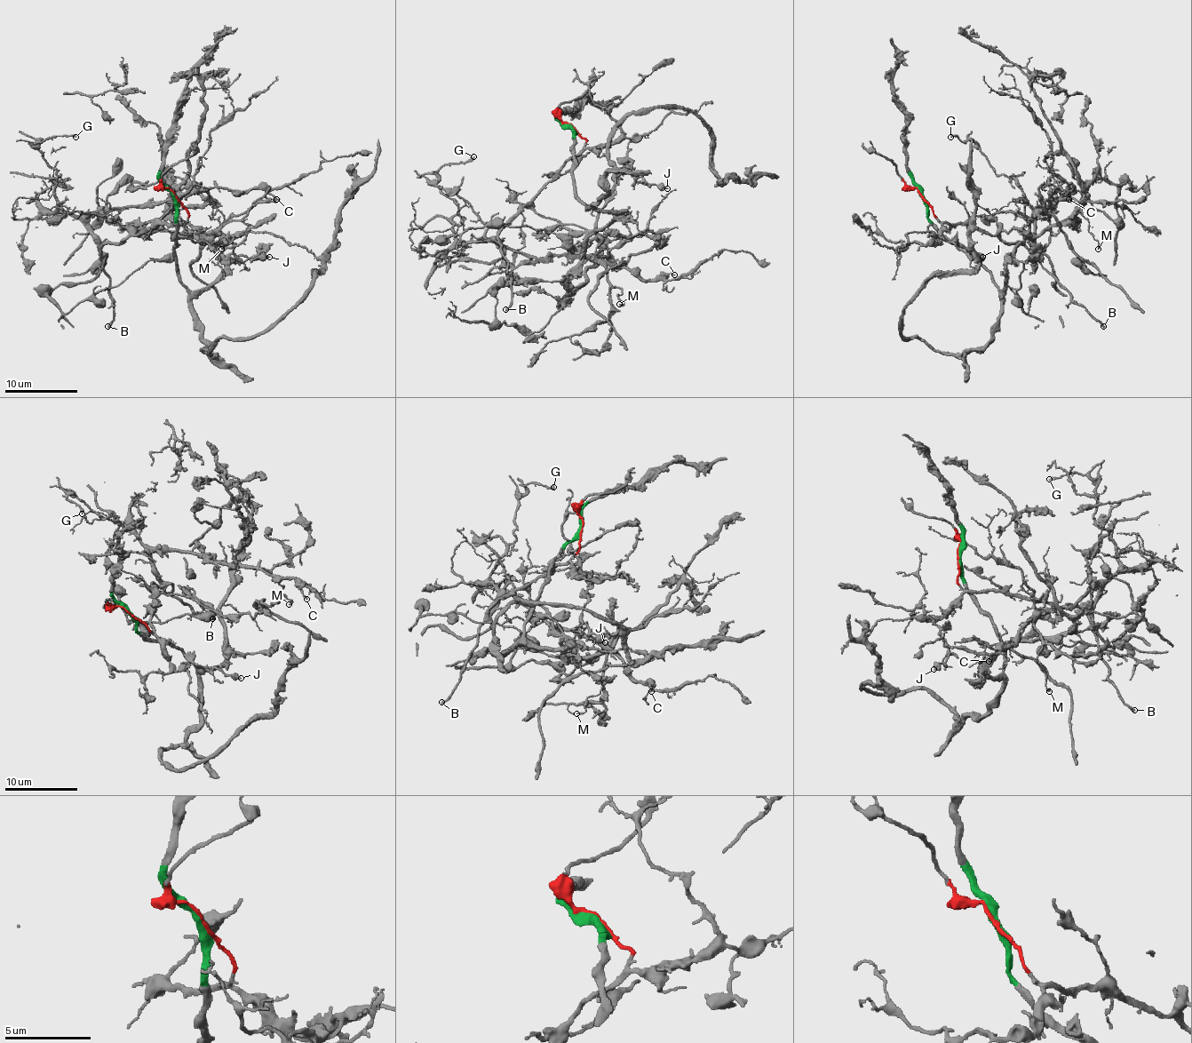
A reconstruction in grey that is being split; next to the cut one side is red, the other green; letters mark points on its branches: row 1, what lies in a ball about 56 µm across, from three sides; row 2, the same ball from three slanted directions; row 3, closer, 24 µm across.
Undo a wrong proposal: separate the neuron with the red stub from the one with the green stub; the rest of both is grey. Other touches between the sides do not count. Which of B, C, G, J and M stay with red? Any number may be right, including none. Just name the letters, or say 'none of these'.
B, C, G, J, M

